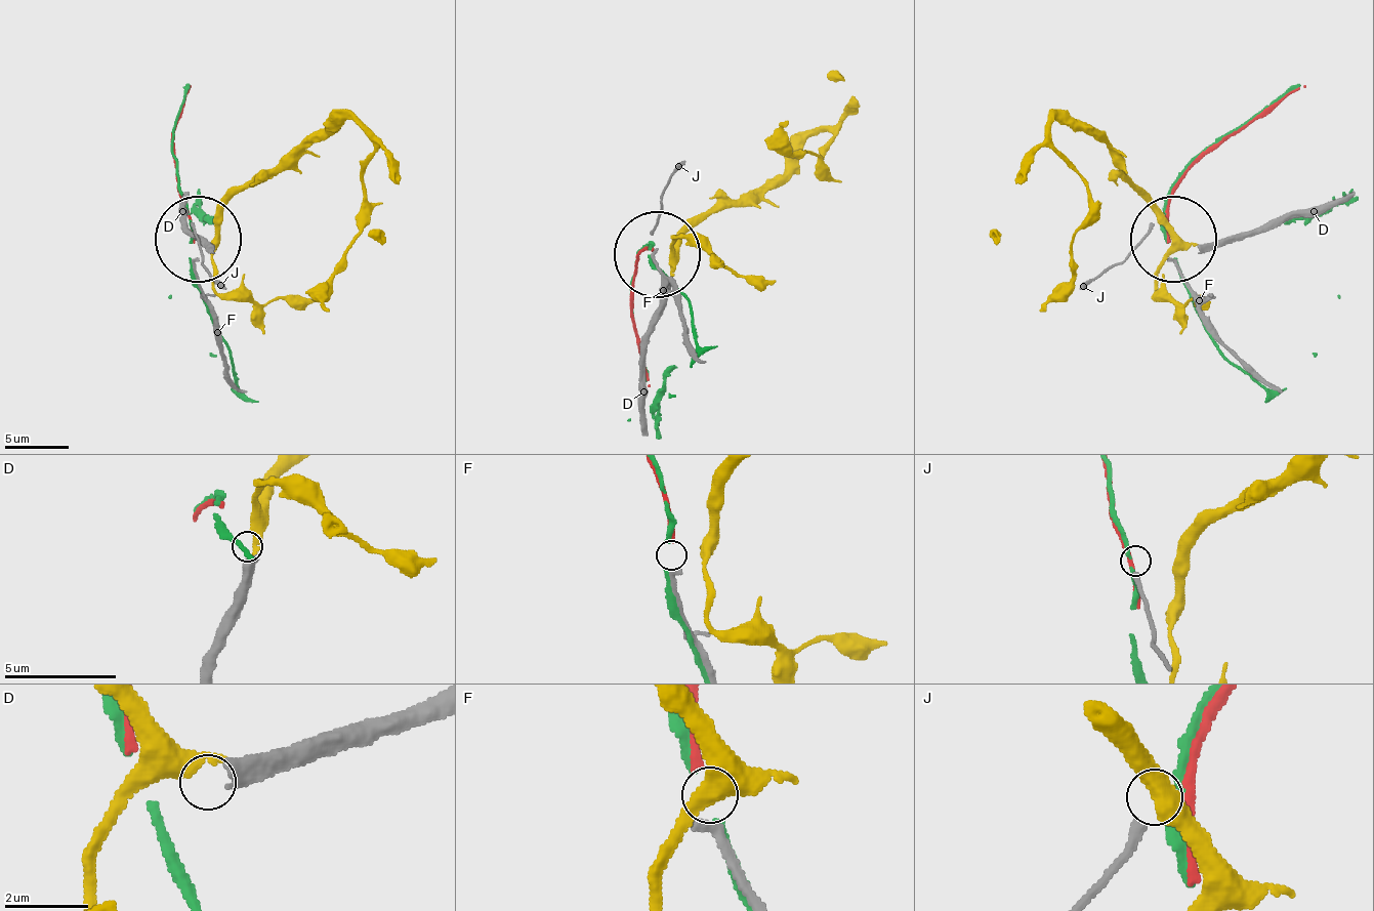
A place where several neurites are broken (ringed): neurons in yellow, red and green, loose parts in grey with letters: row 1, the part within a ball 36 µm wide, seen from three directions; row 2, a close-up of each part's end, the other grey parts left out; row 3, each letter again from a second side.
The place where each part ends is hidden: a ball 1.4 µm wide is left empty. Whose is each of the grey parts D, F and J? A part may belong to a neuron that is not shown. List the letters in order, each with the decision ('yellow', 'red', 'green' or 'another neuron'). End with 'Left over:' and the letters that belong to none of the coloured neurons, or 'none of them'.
D: yellow
F: red
J: another neuron
Left over: J

